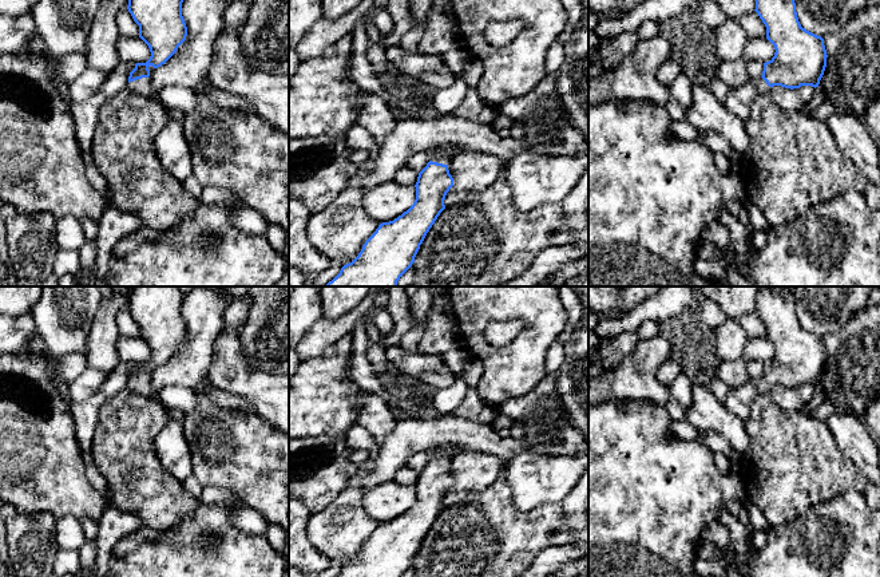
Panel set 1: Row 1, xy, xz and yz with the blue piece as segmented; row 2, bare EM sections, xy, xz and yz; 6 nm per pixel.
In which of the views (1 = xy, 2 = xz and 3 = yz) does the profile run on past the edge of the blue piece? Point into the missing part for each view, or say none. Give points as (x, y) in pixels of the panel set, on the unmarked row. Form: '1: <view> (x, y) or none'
1: xy (142, 386)
2: xz (440, 454)
3: yz (738, 400)

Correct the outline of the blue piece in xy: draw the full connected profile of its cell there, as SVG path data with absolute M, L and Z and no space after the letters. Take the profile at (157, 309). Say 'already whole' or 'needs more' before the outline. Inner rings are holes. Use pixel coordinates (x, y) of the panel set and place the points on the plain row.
needs more; M135 286L127 309L134 321L139 325L139 337L148 345L151 356L146 363L136 363L128 376L128 388L152 400L160 400L159 391L150 383L150 369L164 364L186 340L187 327L182 316L182 303L185 295L177 286Z

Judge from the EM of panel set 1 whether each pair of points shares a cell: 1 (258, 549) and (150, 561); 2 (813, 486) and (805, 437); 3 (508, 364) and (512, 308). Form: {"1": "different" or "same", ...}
{"1": "same", "2": "same", "3": "same"}

